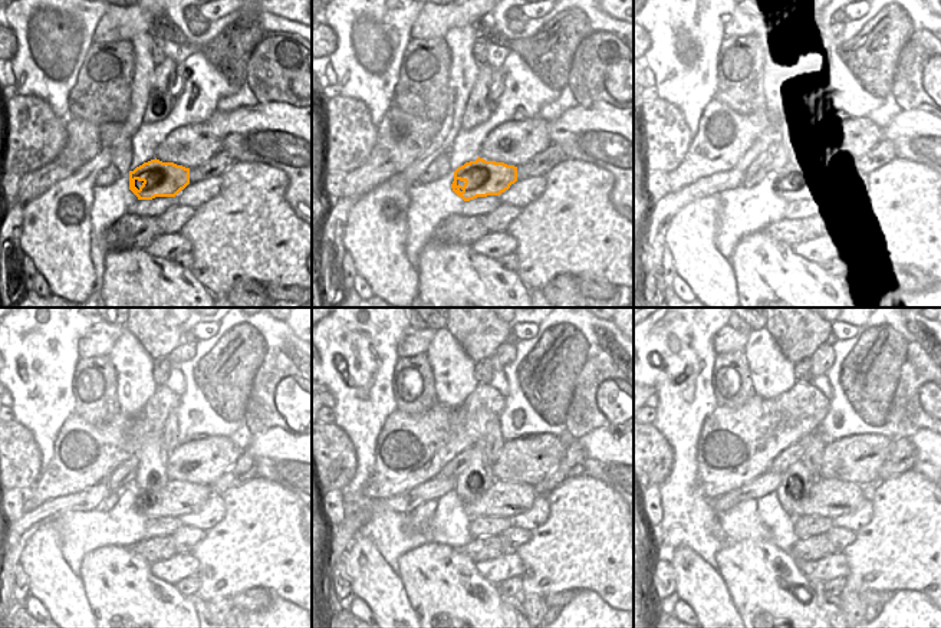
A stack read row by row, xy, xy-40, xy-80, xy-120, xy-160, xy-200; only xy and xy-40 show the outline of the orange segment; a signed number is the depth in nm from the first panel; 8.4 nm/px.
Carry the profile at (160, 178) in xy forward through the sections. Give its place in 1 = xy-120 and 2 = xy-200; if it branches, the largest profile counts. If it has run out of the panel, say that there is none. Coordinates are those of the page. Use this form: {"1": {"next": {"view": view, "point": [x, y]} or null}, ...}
{"1": {"next": {"view": "xy-120", "point": [175, 499]}}, "2": {"next": {"view": "xy-200", "point": [829, 497]}}}

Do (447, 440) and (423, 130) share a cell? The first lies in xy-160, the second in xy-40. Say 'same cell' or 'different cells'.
same cell

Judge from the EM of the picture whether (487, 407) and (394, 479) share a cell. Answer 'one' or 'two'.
one

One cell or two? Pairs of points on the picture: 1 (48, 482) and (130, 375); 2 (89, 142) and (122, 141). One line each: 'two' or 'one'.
1: two
2: two

